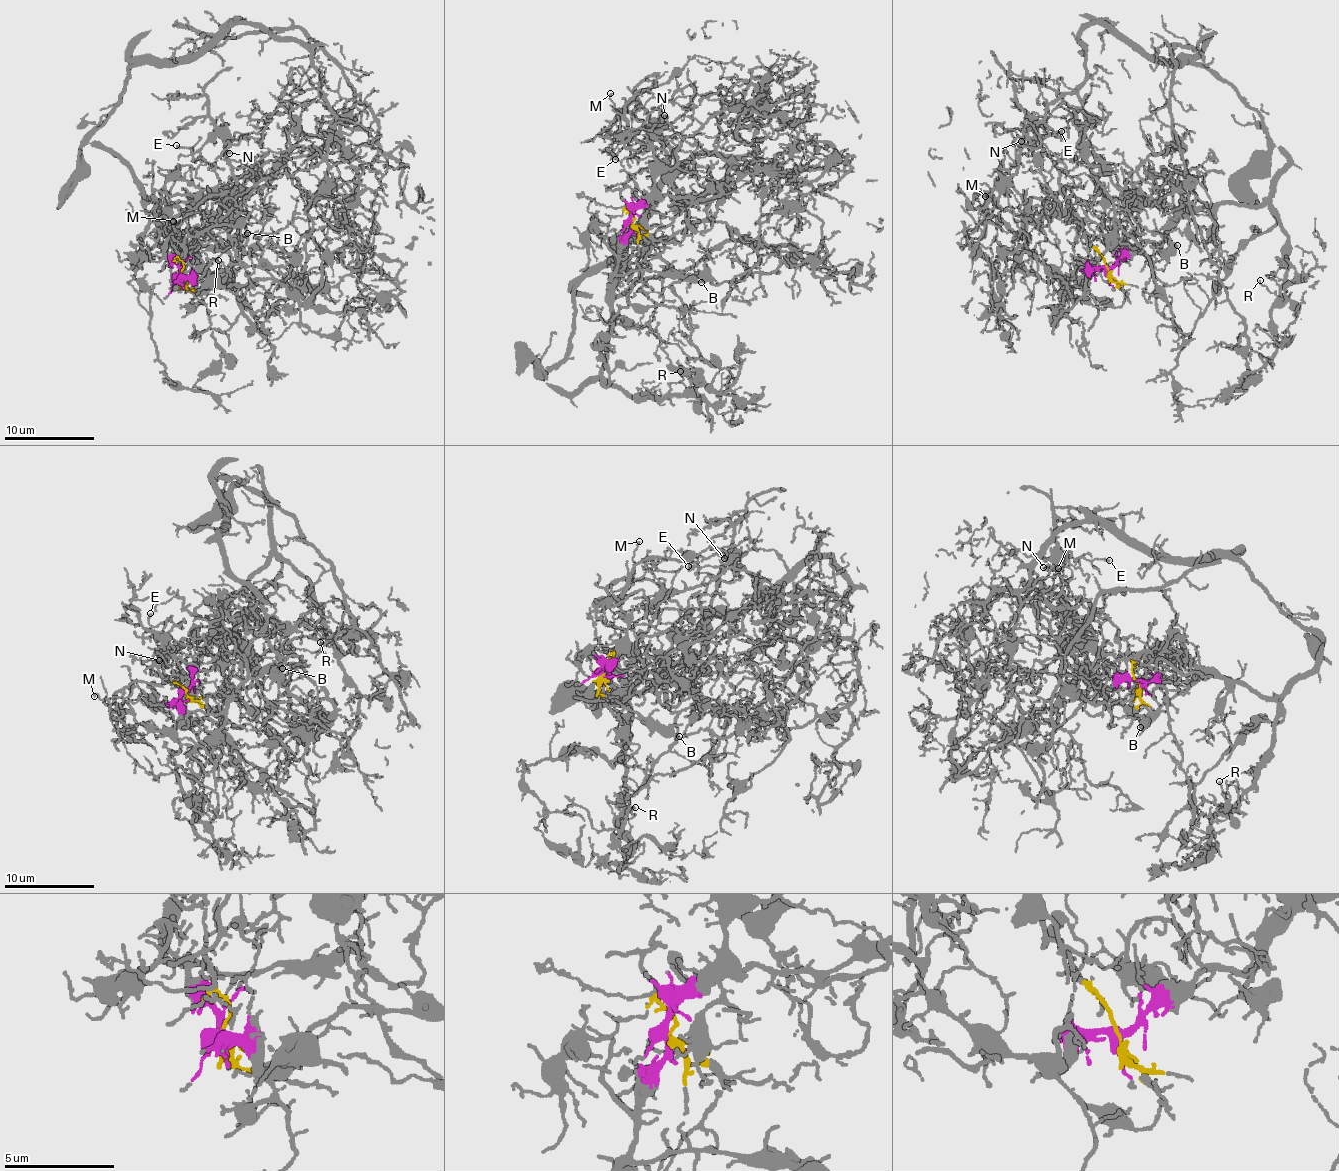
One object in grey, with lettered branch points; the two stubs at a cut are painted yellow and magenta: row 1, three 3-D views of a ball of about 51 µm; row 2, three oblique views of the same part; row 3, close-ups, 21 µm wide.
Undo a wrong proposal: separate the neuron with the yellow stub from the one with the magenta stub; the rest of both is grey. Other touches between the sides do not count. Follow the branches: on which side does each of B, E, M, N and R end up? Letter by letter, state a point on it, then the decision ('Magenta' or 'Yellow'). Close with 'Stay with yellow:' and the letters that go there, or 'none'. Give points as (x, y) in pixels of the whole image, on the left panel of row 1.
B: Place: (247, 233). Magenta
E: Place: (176, 145). Yellow
M: Place: (173, 221). Yellow
N: Place: (229, 153). Yellow
R: Place: (218, 260). Magenta
Stay with yellow: E, M, N

